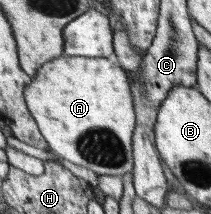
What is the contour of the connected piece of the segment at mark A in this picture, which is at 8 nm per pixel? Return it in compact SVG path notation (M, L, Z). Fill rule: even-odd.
M64 54L46 63L25 90L25 101L39 124L41 133L56 156L74 164L92 169L99 175L122 176L135 169L133 136L135 136L137 113L129 77L115 58L79 57Z

